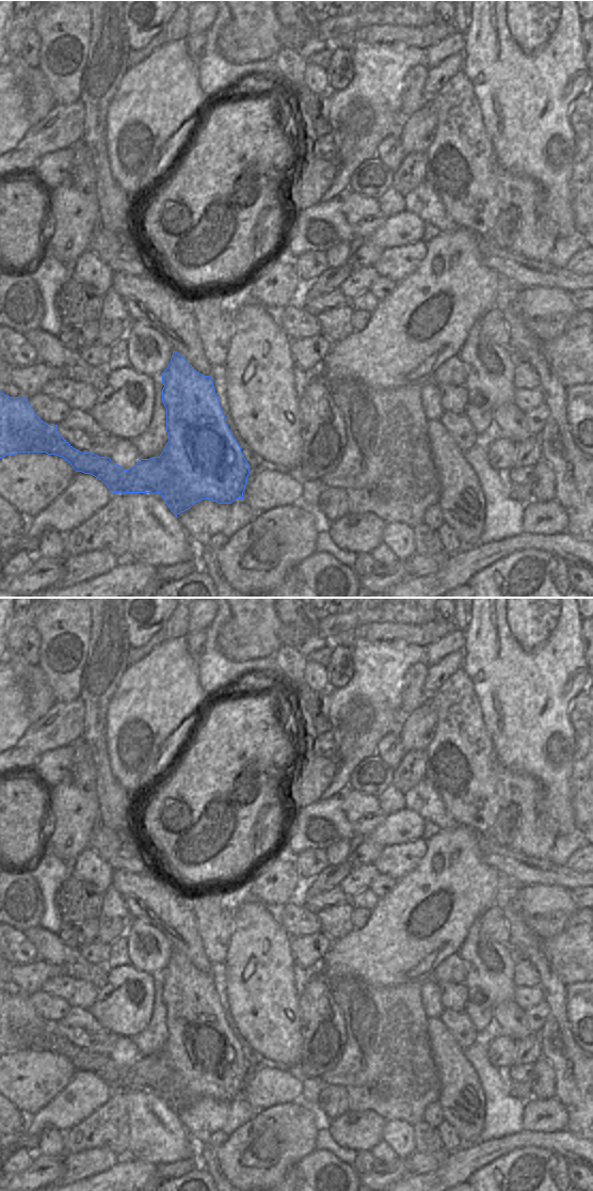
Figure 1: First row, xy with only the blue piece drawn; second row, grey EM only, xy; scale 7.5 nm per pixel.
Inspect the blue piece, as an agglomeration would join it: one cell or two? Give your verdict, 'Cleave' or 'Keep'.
Cleave

